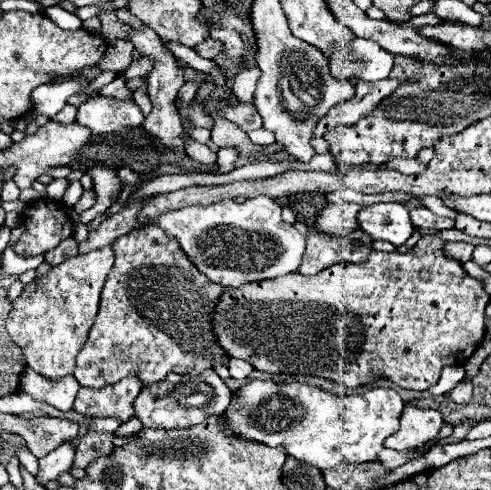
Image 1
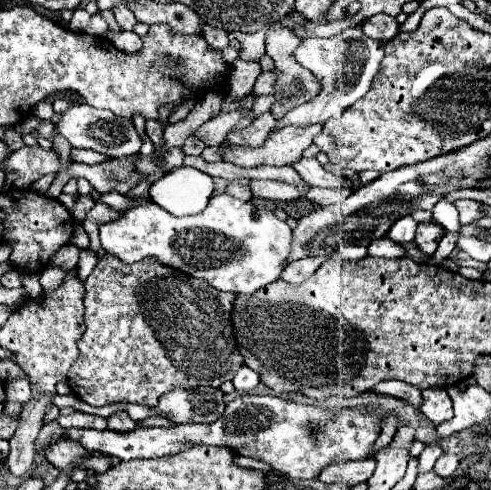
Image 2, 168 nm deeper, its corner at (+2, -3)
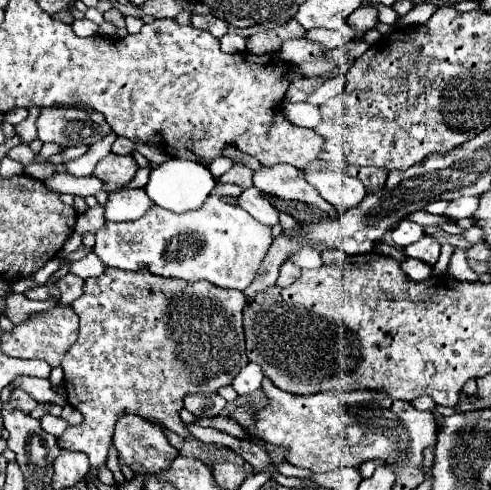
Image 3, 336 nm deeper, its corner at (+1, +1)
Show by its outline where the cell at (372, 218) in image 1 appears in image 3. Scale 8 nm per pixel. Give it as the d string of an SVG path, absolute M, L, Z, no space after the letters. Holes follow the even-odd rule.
M400 221L396 225L396 229L392 231L392 241L398 247L406 247L422 237L424 237L424 227L420 227L418 223L412 223L412 221Z

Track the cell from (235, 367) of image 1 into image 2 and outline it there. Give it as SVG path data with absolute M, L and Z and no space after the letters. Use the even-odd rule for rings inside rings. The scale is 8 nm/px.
M243 365L243 367L237 371L237 375L233 377L235 391L245 391L245 393L251 393L251 391L257 387L257 383L259 383L259 375L257 375L253 369L245 367L245 365Z

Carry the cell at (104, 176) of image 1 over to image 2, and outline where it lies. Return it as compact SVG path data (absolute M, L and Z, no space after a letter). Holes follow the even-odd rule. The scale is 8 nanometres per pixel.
M41 145L35 147L21 147L5 157L5 173L17 173L15 187L29 189L37 179L49 173L57 173L61 169L61 159L55 149L43 149Z

